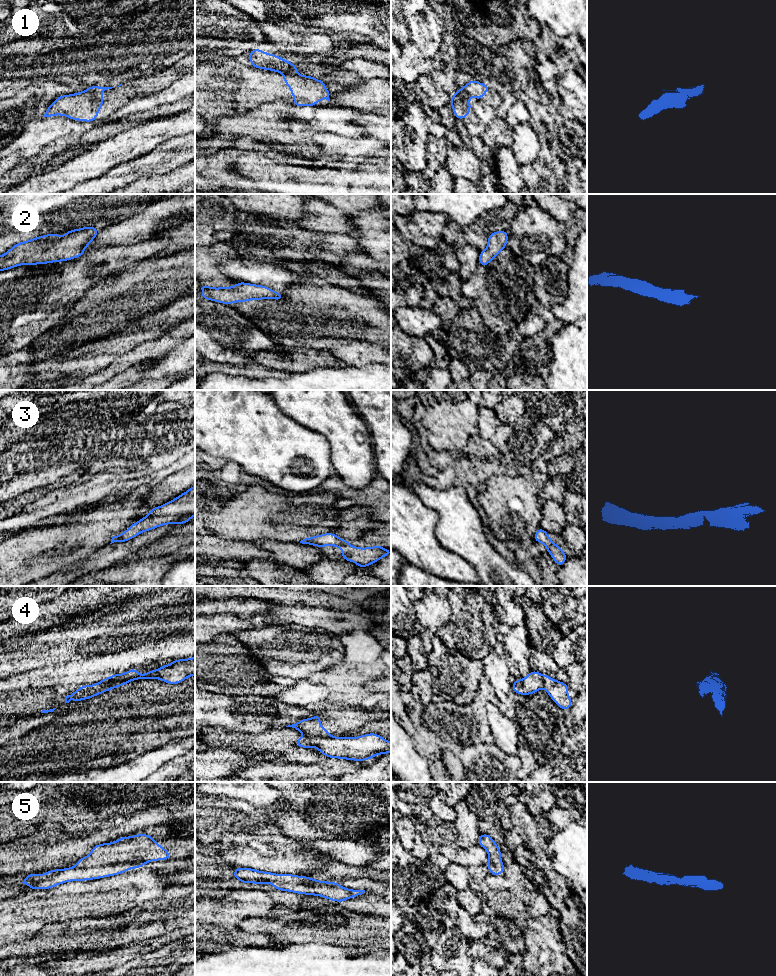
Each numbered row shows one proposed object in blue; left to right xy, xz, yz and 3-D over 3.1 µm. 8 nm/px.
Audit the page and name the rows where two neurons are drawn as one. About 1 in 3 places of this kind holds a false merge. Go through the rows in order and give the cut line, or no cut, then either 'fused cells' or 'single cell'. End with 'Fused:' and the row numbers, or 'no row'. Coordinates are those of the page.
1: cut in xy along (87, 89), (99, 92); fused cells
2: no cut; single cell
3: no cut; single cell
4: cut in xz along (306, 735), (330, 737); fused cells
5: no cut; single cell
Fused: 1, 4

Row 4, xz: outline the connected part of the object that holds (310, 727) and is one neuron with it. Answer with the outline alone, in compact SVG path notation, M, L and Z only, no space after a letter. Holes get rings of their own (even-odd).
M316 714L312 719L303 719L295 724L288 725L286 727L292 727L309 737L330 738L331 733L323 729L323 726L319 722L320 718L320 714Z

